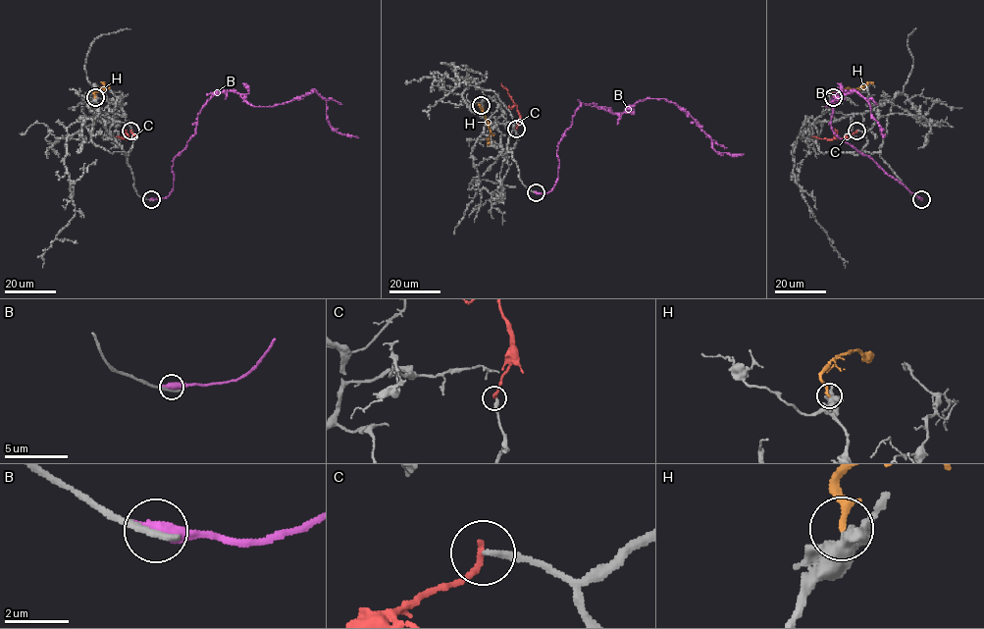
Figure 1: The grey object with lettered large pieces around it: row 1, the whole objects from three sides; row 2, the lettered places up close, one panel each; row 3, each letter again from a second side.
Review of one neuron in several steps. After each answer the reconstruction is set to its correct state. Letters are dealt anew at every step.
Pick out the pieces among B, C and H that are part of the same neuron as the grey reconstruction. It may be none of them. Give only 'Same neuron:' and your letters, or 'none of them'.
Same neuron: none of them

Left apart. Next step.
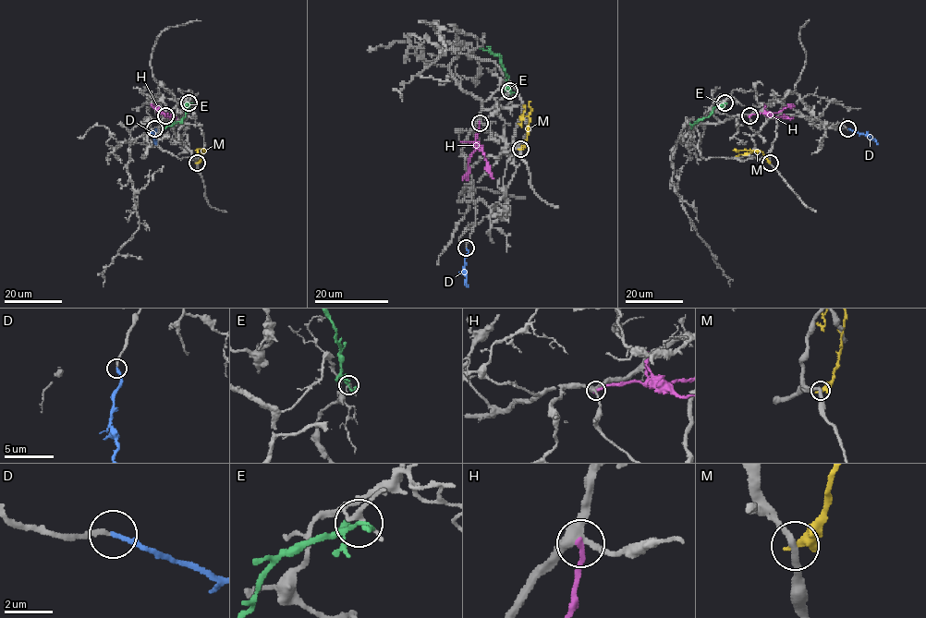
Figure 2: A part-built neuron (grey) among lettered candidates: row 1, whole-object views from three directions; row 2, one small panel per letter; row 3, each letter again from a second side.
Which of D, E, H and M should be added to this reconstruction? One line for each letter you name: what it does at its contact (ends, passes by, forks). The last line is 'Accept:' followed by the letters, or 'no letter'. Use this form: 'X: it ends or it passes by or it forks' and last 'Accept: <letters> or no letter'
D: it ends
Accept: D

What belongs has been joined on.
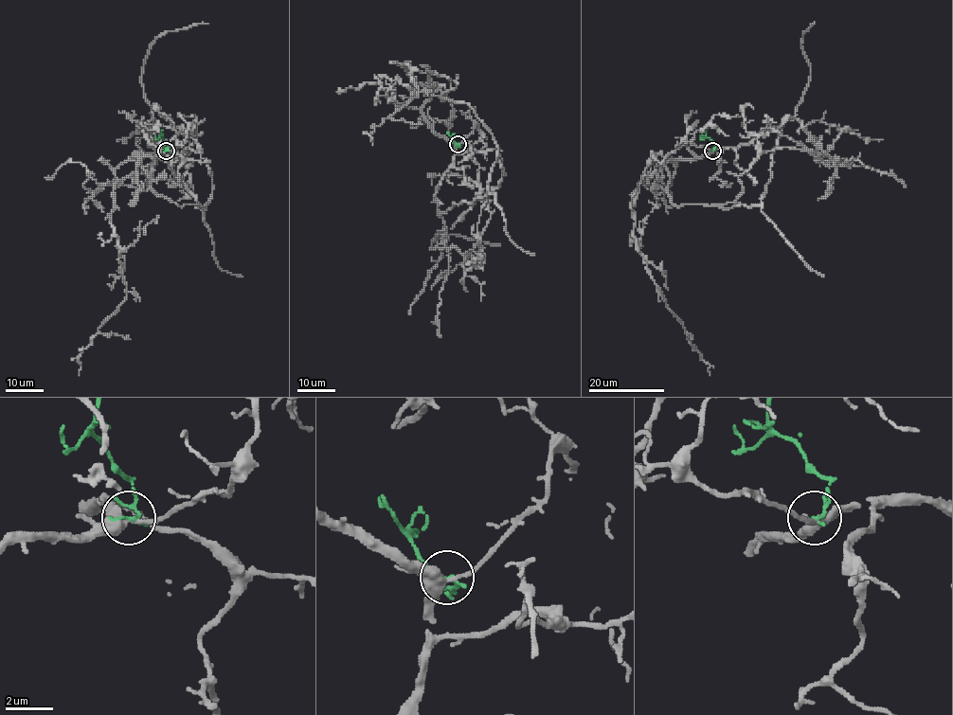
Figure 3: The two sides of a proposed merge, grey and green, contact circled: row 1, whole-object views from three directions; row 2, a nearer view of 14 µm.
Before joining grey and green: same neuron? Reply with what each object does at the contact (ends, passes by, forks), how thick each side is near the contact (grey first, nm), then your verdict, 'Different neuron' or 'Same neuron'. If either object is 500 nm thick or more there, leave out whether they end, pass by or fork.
At the ring grey forks. At the ring green passes by. Thickness 320 nm (grey) against 120 nm. Different neuron

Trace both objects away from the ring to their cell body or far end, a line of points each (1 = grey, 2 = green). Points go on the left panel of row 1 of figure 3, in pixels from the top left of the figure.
1: (166, 151), (131, 159), (139, 166), (116, 185), (111, 223), (120, 249), (126, 296), (79, 357), (79, 375)
2: (166, 151), (167, 145), (155, 135)

